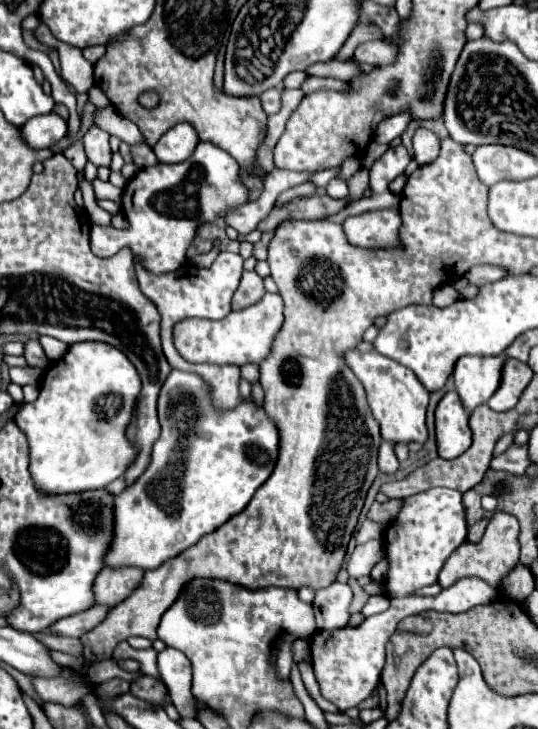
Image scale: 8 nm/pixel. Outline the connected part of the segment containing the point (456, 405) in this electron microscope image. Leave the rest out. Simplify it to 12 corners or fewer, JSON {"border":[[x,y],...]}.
{"border":[[454,390],[438,402],[434,424],[440,458],[470,448],[468,414]]}

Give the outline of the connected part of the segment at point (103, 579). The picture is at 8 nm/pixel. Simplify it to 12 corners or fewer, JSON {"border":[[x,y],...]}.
{"border":[[100,570],[94,604],[120,604],[142,582],[144,570]]}

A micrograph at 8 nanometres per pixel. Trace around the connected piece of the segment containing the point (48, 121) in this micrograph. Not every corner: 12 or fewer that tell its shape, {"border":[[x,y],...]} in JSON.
{"border":[[54,112],[20,126],[32,150],[50,148],[68,132]]}

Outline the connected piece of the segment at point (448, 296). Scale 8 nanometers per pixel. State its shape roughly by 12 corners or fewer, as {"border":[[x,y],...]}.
{"border":[[444,284],[434,292],[432,304],[450,306],[458,292]]}

